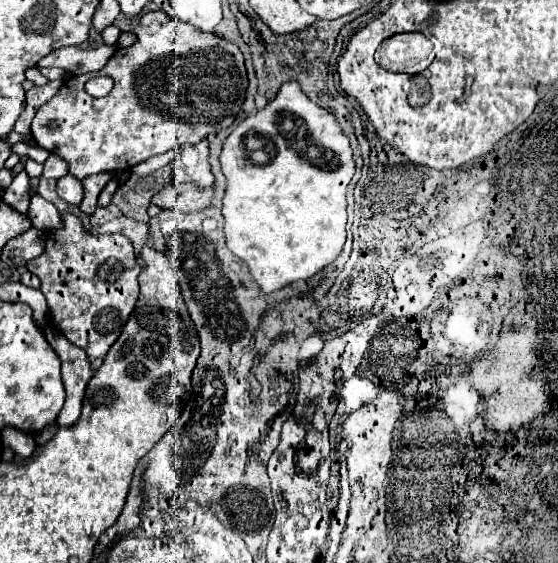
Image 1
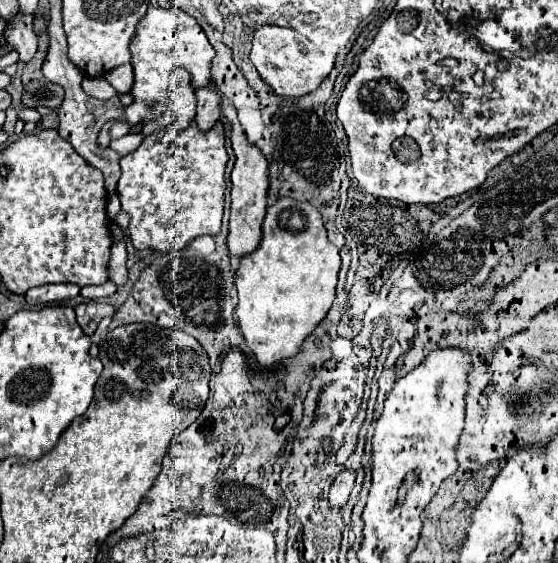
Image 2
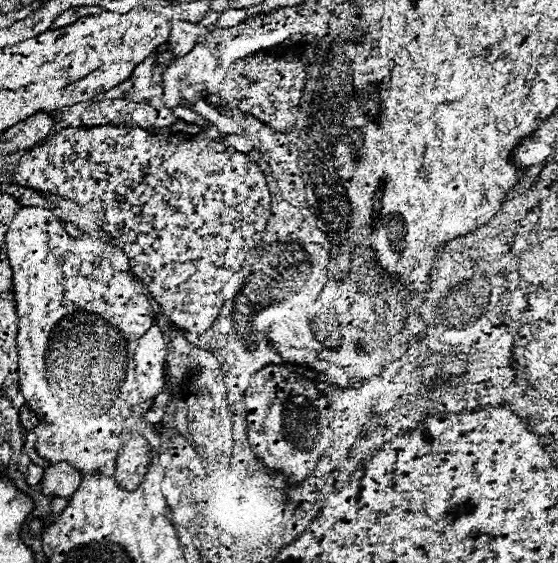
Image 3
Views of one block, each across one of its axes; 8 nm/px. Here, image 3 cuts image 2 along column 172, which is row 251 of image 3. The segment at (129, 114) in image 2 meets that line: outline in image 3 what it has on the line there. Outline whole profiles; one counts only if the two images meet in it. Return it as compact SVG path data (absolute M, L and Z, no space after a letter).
M26 206L18 212L16 220L12 220L8 232L6 232L6 252L10 258L10 266L12 266L12 290L14 290L14 302L16 302L16 314L18 314L18 336L16 336L16 346L18 346L18 384L20 384L20 392L24 396L24 402L28 404L28 408L46 424L52 428L52 442L38 442L38 454L50 462L60 462L66 460L68 464L72 464L78 470L90 470L90 468L98 468L106 464L104 476L112 476L114 474L114 458L116 452L120 448L120 434L122 434L122 420L126 420L128 416L132 416L132 408L138 404L140 396L136 394L136 386L134 386L134 352L138 346L138 340L142 338L142 334L154 324L156 316L154 316L154 308L150 304L150 300L146 296L140 296L130 274L128 272L112 272L110 266L102 266L98 262L92 260L92 254L74 248L74 242L78 238L74 238L66 232L60 216L56 216L52 210L46 208L38 208L38 206Z

